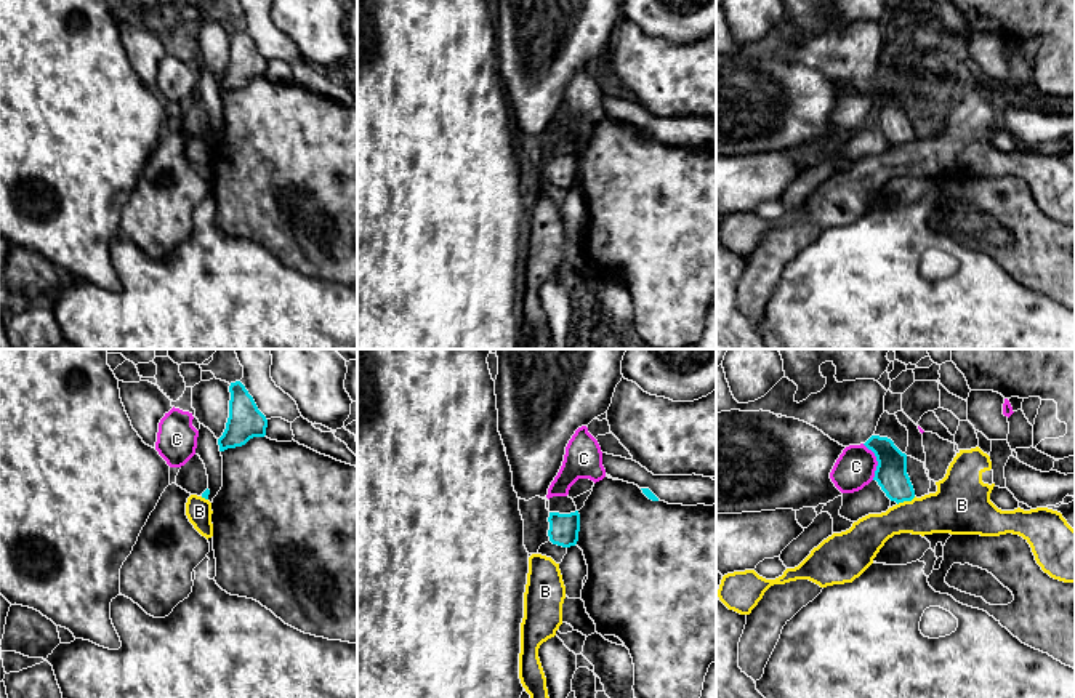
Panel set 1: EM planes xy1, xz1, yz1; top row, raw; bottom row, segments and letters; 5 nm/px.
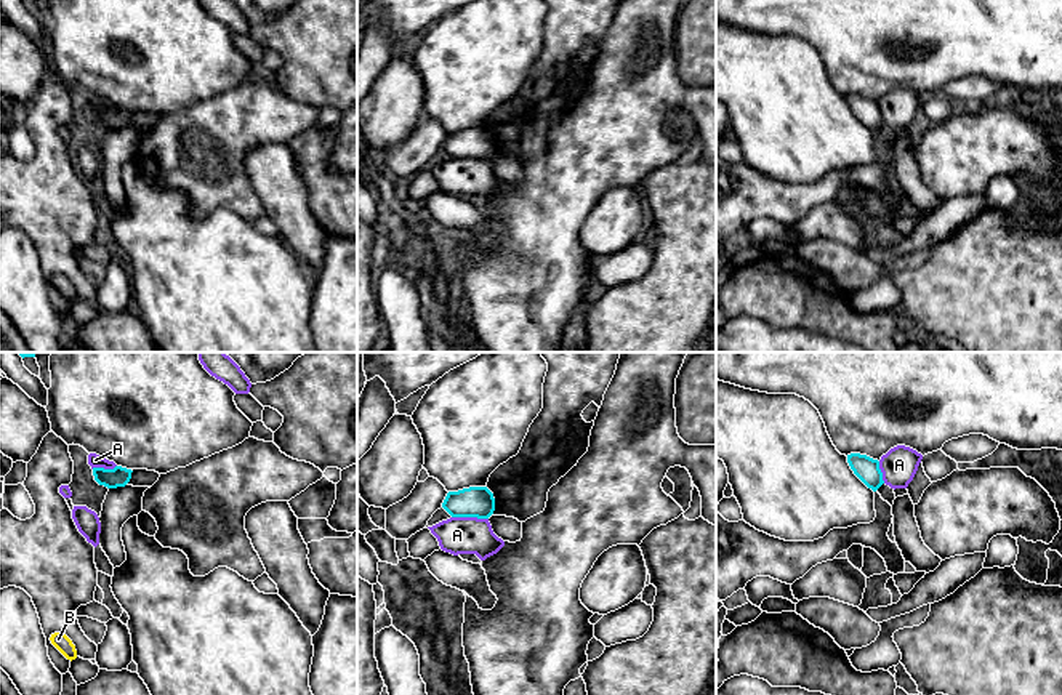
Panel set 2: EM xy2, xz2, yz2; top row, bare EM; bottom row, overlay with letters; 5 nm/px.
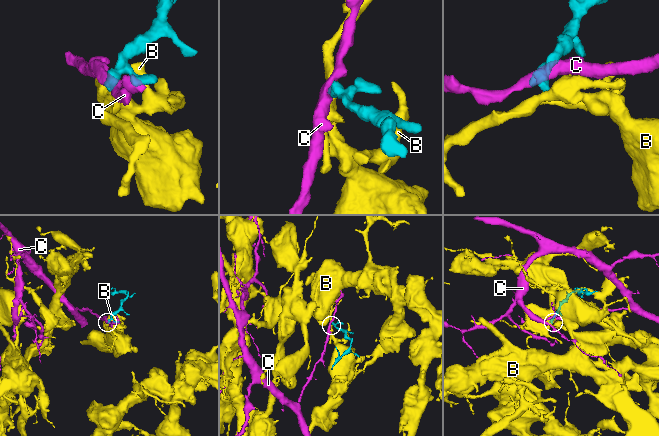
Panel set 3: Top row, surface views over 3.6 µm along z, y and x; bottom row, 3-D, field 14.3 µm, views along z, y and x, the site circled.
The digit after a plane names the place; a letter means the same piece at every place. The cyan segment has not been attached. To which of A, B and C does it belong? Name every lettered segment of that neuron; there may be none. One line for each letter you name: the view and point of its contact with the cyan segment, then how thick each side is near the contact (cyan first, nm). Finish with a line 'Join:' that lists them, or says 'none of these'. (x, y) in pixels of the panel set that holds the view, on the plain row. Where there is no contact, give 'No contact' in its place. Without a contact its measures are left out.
Join: none of these

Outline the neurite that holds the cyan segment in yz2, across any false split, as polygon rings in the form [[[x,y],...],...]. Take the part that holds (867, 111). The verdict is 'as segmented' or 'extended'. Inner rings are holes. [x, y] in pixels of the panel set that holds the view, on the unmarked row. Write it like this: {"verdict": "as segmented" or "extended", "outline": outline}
{"verdict": "as segmented", "outline": [[[851,94],[847,96],[847,104],[854,115],[873,133],[884,125],[878,101],[860,94]]]}

